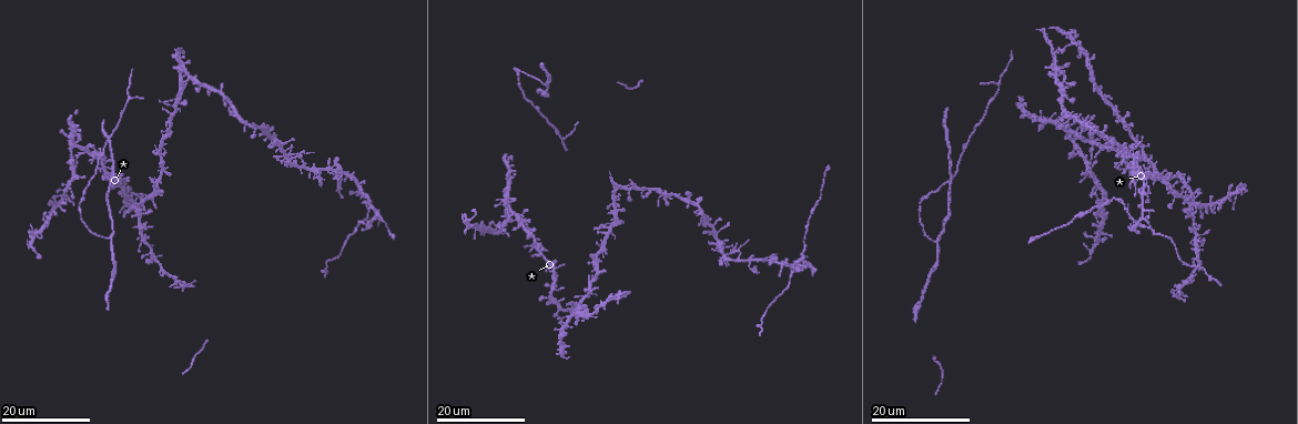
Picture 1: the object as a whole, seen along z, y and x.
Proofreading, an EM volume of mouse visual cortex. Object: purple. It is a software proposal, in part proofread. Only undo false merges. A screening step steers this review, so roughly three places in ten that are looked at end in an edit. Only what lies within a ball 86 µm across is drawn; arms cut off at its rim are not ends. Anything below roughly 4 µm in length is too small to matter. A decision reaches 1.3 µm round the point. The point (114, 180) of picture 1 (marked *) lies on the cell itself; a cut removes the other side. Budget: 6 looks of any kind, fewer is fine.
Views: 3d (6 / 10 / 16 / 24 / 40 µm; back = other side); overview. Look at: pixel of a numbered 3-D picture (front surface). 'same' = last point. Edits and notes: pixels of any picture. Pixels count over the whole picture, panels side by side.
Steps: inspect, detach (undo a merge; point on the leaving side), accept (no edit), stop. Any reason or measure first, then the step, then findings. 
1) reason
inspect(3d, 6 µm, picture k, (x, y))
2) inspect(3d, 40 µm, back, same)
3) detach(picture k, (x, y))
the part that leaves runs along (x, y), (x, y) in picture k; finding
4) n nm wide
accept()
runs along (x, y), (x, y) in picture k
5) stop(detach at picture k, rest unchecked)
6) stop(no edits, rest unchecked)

branch point
inspect(3d, 24 µm, picture 1, (133, 99))

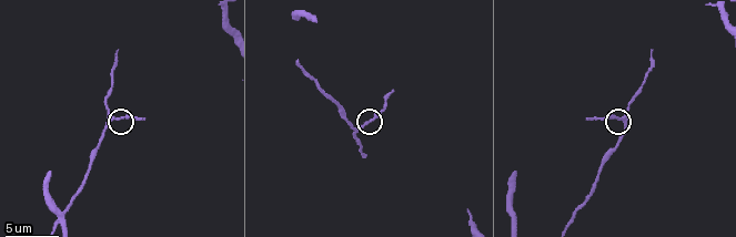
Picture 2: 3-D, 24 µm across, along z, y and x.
closer look
inspect(3d, 10 µm, picture 2, (364, 125))

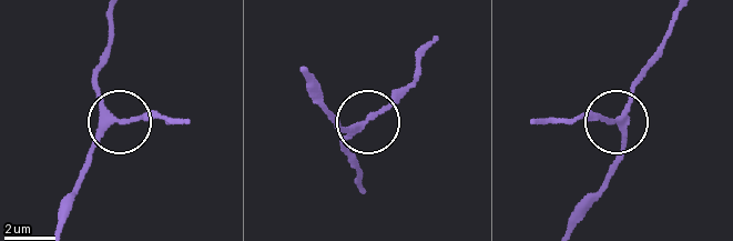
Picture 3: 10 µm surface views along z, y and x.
220 nm wide
accept()
continuous, no second cell

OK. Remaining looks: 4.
side arm on a straight run
inspect(3d, 16 µm, picture 1, (111, 238))

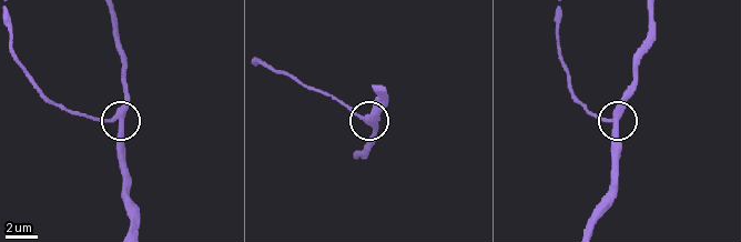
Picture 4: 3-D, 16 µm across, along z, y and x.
zoom in
inspect(3d, 10 µm, picture 4, (122, 121))

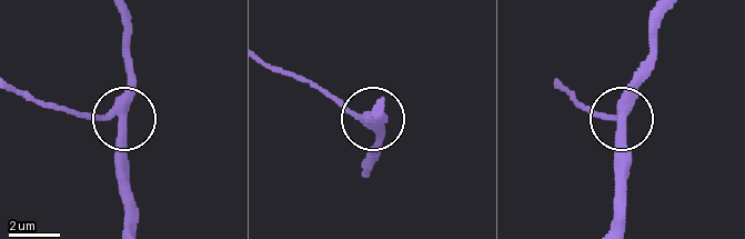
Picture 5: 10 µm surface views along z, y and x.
3 arms
accept()
runs along (560, 82), (589, 112), (621, 117), (648, 40) in picture 5; continuous, no second cell

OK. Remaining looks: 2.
four or more arms meet
inspect(3d, 16 µm, picture 1, (72, 150))

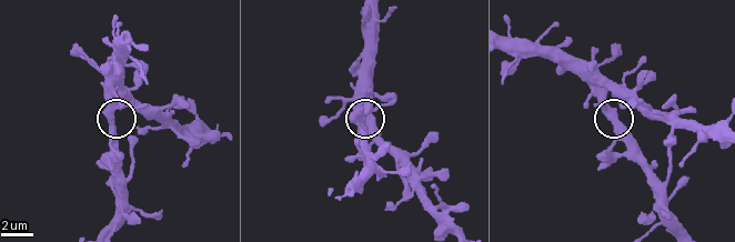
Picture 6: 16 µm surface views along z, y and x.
inspect(3d, 10 µm, picture 6, (107, 116))

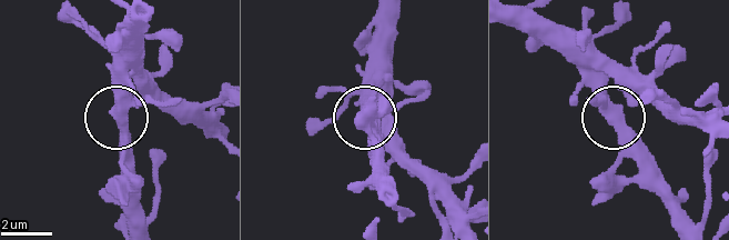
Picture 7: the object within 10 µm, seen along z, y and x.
side arm 34 µm
accept()
one cell here

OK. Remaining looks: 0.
stop(no edits, rest unchecked)

